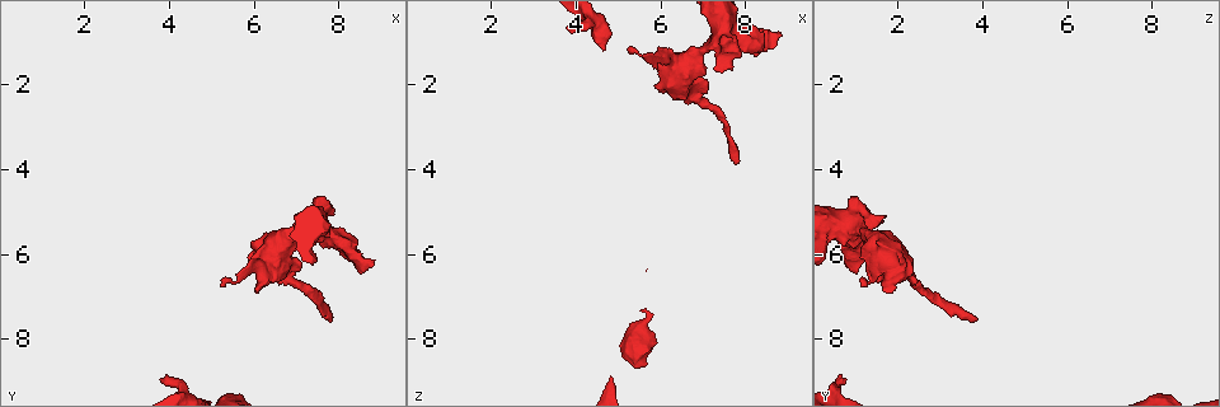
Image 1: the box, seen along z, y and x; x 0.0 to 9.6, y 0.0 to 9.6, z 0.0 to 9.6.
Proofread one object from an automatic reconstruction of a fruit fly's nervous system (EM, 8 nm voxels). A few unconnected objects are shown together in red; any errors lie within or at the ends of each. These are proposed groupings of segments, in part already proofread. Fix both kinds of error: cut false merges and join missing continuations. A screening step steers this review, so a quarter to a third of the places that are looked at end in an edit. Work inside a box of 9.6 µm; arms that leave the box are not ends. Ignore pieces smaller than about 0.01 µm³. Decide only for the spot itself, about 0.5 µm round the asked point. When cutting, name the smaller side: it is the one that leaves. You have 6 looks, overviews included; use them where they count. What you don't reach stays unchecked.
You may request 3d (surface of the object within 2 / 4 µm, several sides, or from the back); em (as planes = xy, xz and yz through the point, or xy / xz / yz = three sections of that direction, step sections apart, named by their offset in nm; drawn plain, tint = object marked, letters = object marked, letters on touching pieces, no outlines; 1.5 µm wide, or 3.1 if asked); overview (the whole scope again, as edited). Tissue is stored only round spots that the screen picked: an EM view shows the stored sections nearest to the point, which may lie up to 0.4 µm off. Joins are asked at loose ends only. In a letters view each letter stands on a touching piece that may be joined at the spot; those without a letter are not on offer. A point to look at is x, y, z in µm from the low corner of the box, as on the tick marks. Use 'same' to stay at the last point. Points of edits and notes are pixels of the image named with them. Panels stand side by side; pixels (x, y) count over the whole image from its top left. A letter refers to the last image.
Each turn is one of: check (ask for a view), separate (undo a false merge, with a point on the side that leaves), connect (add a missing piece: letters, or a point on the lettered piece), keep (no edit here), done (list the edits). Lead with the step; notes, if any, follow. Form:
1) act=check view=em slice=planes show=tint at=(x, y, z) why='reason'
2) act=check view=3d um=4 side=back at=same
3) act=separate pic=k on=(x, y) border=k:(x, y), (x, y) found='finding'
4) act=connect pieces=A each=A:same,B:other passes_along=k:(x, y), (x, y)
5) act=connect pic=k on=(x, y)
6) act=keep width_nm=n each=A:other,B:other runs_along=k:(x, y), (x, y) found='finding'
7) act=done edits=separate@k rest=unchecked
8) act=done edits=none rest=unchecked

act=check view=3d um=2 side=back at=(3.75, 8.90, 0.65) why='an open end'

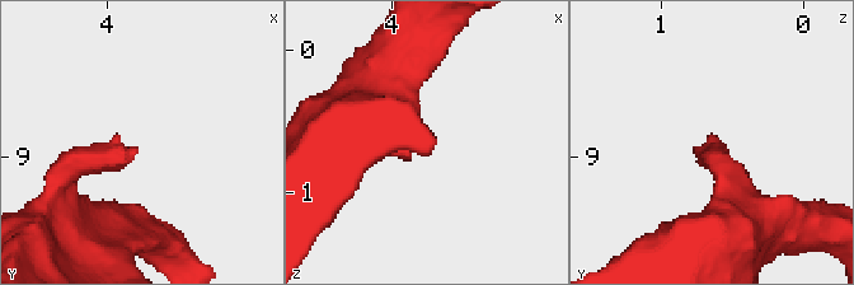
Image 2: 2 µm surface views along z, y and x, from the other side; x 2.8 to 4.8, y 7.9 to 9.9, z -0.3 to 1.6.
act=check view=em slice=planes show=letters at=(3.78, 8.94, 0.68)

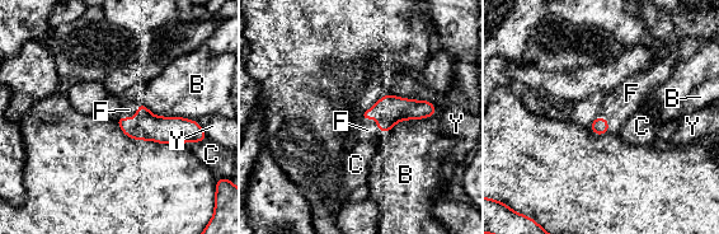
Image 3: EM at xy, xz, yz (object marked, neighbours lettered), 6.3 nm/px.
act=connect pieces=F each=B:other,C:other,F:same,Y:other found='the neuron continues'

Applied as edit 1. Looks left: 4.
act=check view=overview why='see it whole again'

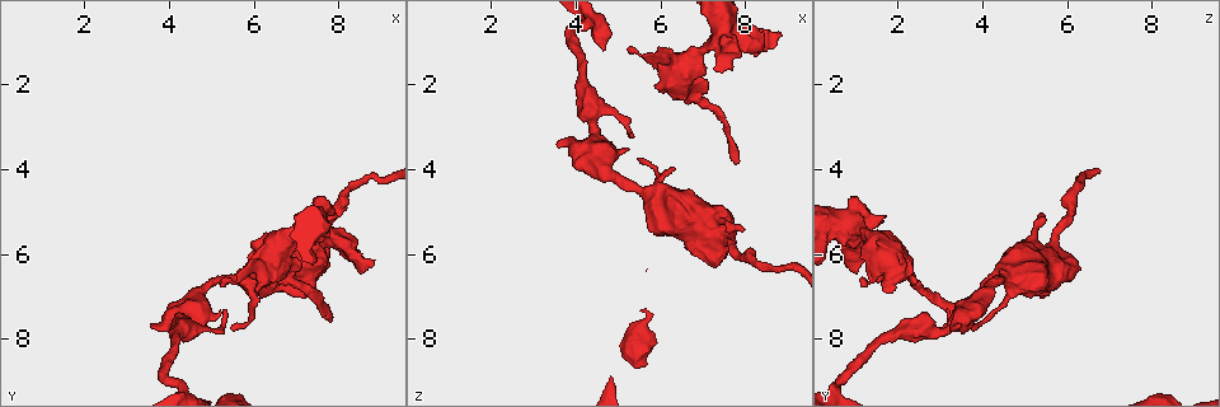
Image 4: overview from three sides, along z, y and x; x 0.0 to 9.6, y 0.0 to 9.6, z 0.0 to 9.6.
act=check view=3d um=4 at=(8.85, 6.15, 0.80) why='stops while still wide'

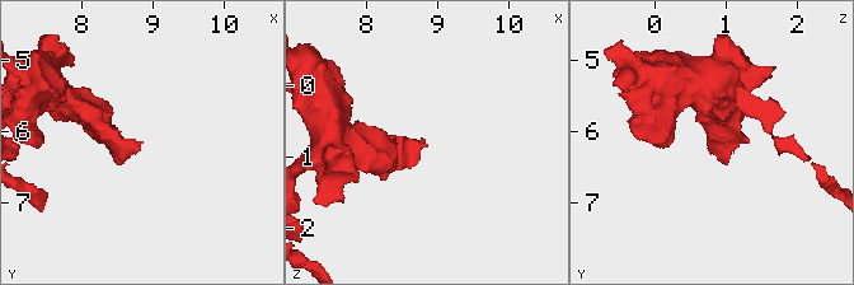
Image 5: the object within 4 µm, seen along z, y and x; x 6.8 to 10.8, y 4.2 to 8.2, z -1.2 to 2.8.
act=check view=em slice=planes show=letters at=(8.80, 6.15, 0.85)

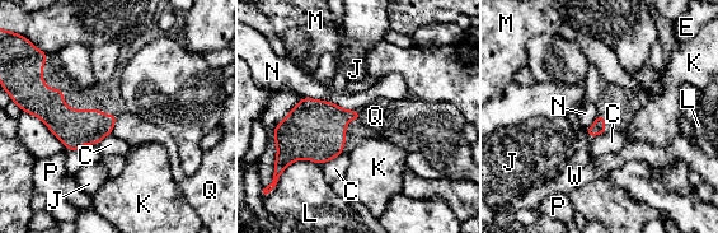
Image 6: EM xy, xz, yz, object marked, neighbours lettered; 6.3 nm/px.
act=keep longest_contact=N:380nm each=C:other,E:other,J:other,K:other,L:other,M:other,N:other,P:other,Q:other,W:other found='none of them fits'

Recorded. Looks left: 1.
act=done edits=connect@3 rest=unchecked

